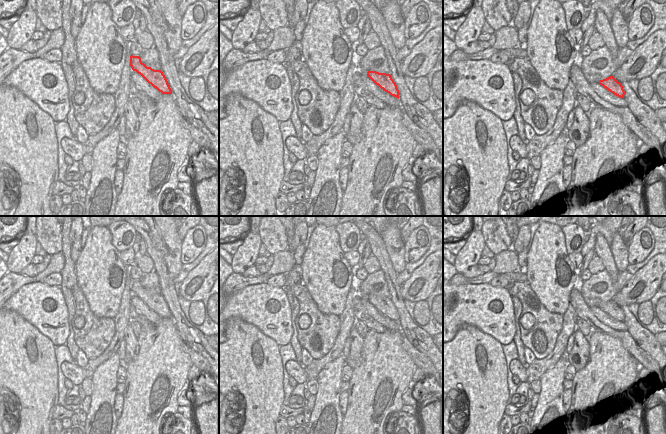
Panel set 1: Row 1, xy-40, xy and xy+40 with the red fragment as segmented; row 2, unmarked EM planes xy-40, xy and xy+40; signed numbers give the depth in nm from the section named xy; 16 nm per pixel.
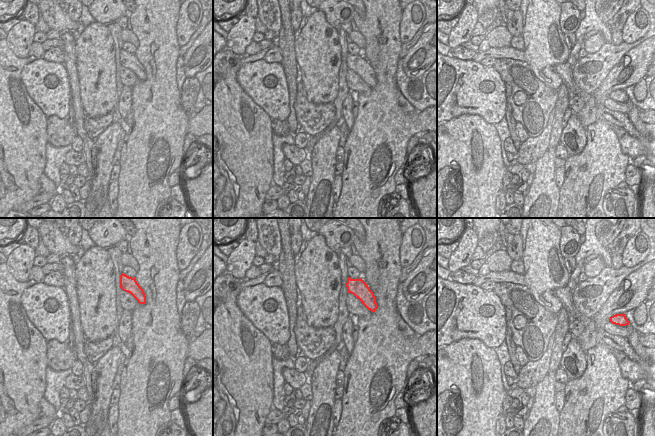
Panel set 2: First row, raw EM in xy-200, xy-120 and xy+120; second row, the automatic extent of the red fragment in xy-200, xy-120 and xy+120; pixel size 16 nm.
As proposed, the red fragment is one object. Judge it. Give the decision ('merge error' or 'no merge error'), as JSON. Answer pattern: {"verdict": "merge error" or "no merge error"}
{"verdict": "no merge error"}

